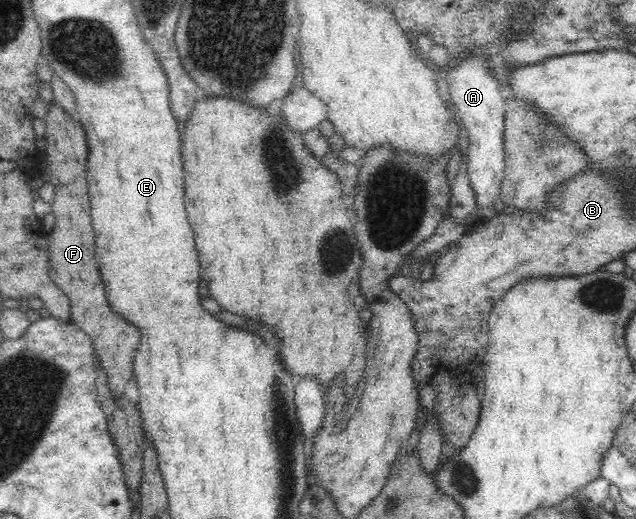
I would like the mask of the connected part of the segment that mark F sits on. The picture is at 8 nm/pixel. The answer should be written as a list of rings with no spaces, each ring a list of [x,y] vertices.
[[[52,102],[45,117],[47,162],[50,184],[55,188],[51,202],[55,217],[53,230],[47,237],[48,273],[71,304],[71,317],[77,328],[91,339],[95,357],[107,374],[107,385],[115,400],[125,395],[126,385],[134,378],[134,359],[140,344],[139,330],[121,320],[107,304],[105,288],[95,261],[94,229],[91,223],[86,162],[88,157],[86,133],[77,119],[72,119],[58,104]]]

